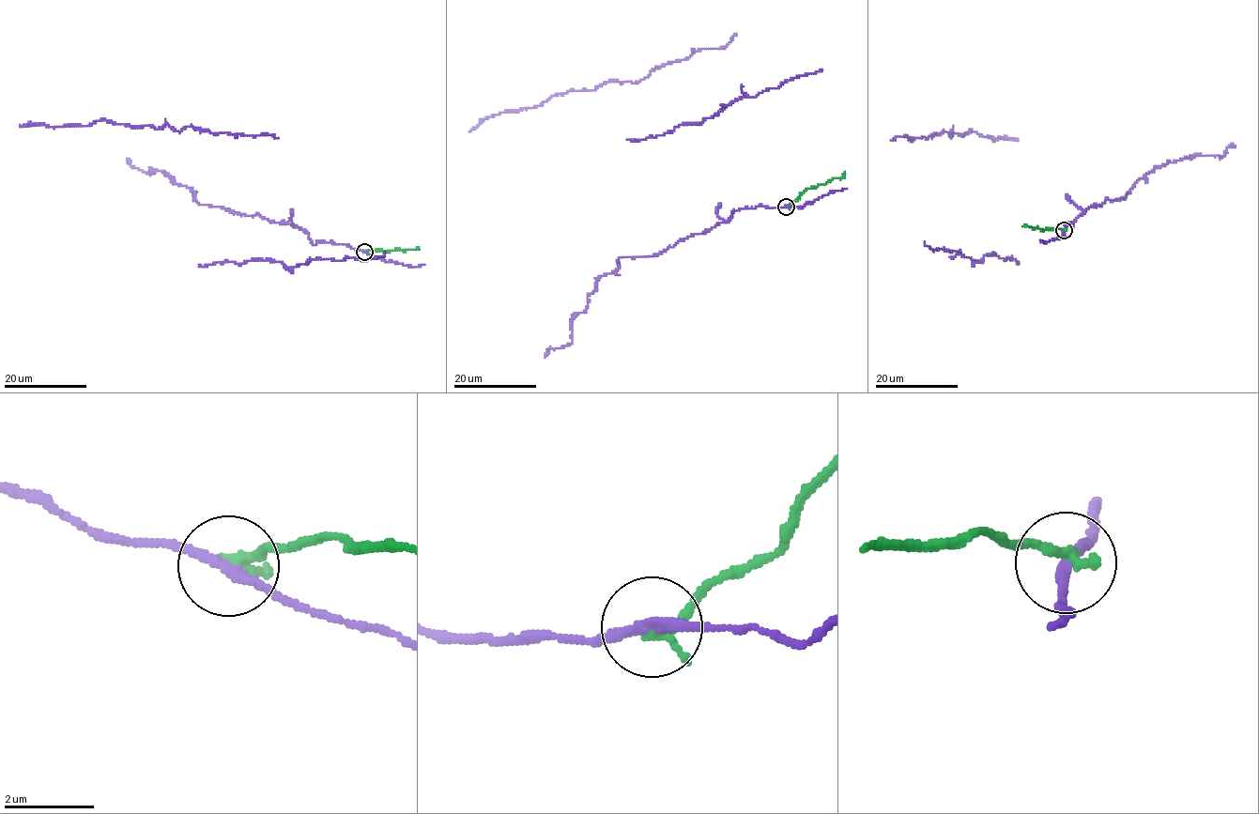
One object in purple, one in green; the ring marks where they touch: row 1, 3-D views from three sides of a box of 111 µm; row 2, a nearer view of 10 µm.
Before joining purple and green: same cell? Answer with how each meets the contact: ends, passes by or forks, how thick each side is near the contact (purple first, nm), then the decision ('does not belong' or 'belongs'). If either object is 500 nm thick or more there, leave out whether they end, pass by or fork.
purple passes by | green ends | 200/280 nm | does not belong

